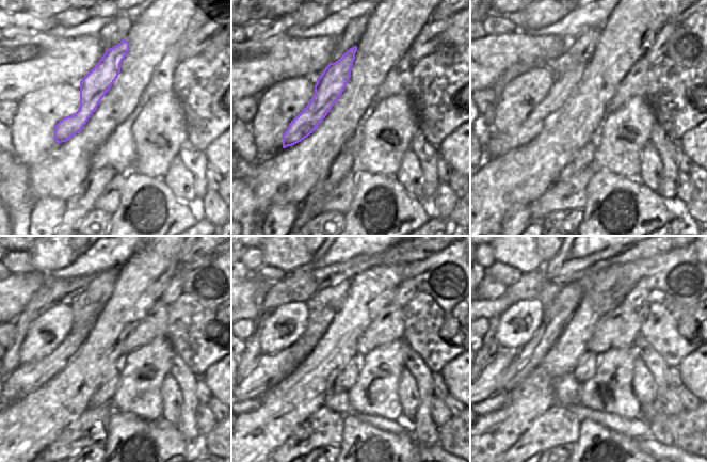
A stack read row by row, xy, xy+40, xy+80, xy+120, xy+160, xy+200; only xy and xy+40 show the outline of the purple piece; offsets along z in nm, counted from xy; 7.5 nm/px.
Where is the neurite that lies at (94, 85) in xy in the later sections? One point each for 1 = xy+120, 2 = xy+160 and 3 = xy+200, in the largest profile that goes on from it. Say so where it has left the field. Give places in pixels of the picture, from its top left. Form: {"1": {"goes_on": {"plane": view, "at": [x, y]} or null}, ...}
{"1": {"goes_on": {"plane": "xy+120", "at": [26, 378]}}, "2": {"goes_on": {"plane": "xy+160", "at": [270, 370]}}, "3": {"goes_on": {"plane": "xy+200", "at": [492, 377]}}}

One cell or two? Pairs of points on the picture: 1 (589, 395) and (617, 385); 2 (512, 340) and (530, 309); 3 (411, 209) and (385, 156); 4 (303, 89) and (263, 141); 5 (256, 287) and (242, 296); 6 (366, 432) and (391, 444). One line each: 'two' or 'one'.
1: one
2: one
3: two
4: one
5: one
6: one

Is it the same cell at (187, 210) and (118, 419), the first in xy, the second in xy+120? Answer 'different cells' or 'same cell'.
same cell

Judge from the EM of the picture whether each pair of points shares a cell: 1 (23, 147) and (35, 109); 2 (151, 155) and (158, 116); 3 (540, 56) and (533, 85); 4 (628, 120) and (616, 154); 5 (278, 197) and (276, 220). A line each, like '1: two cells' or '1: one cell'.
1: one cell
2: one cell
3: two cells
4: one cell
5: two cells

